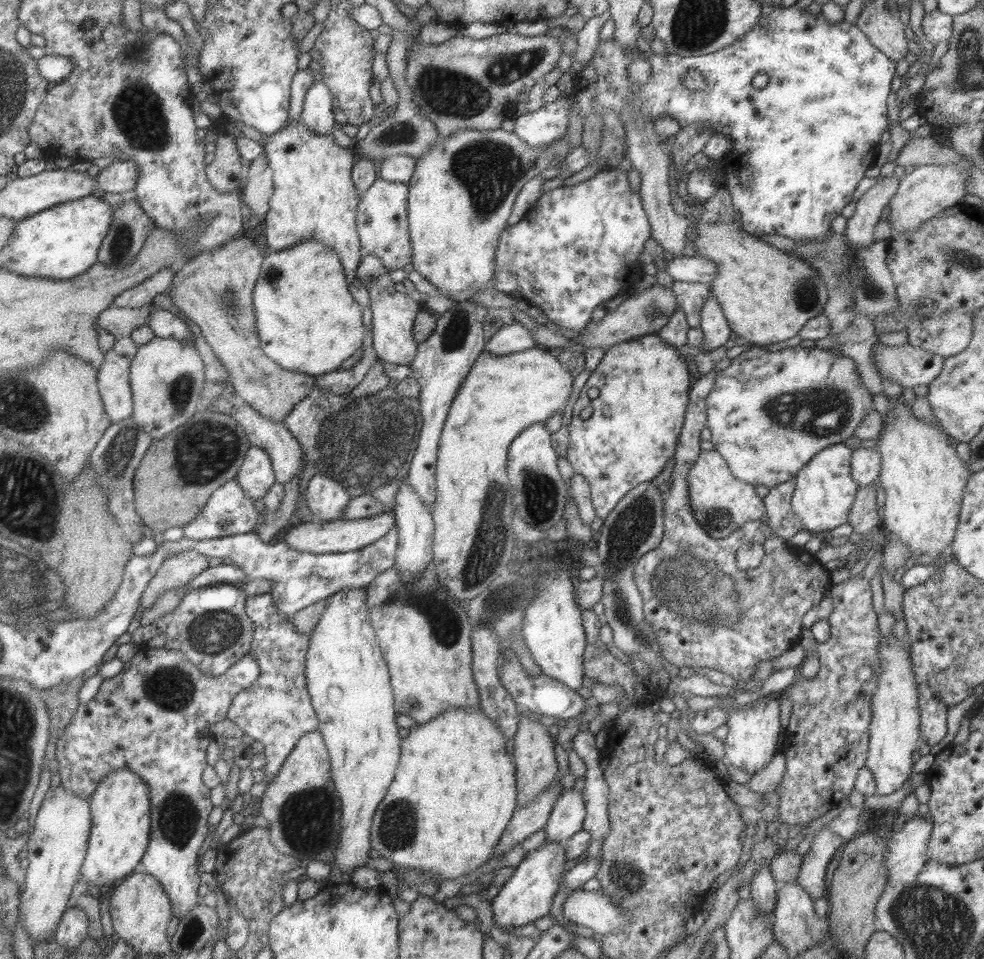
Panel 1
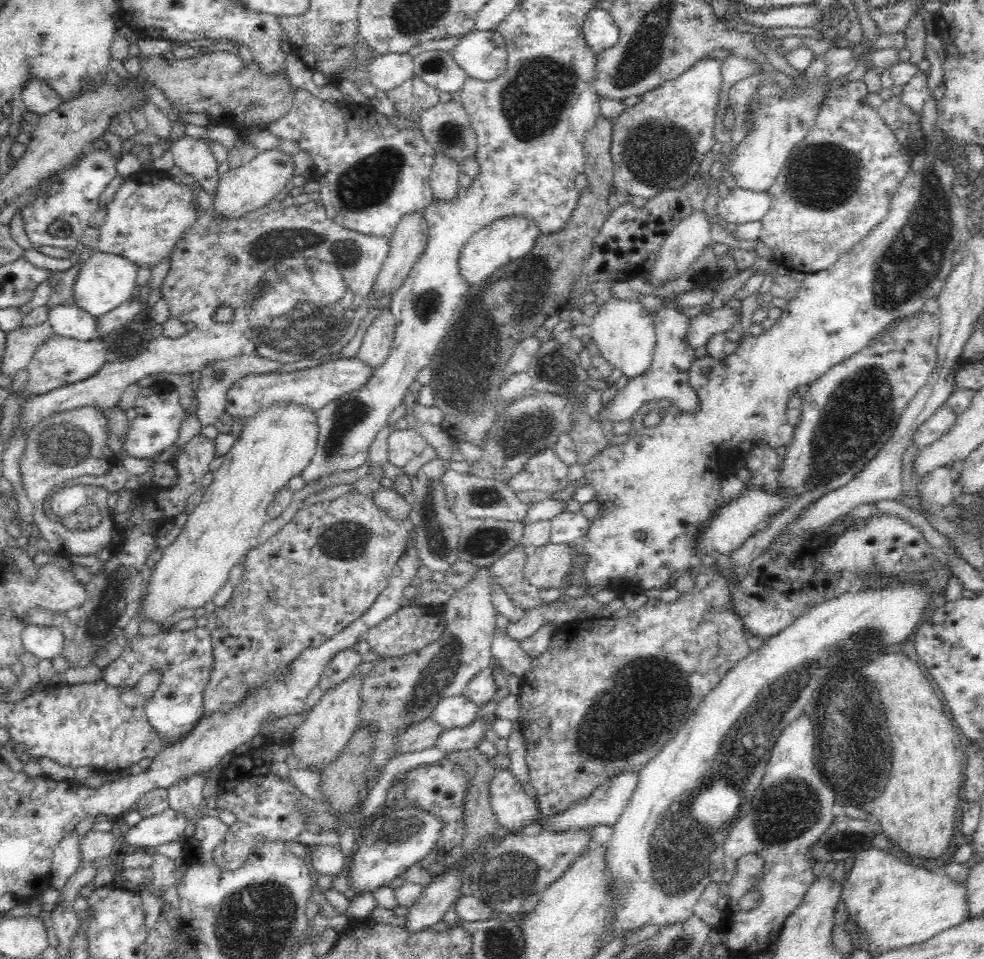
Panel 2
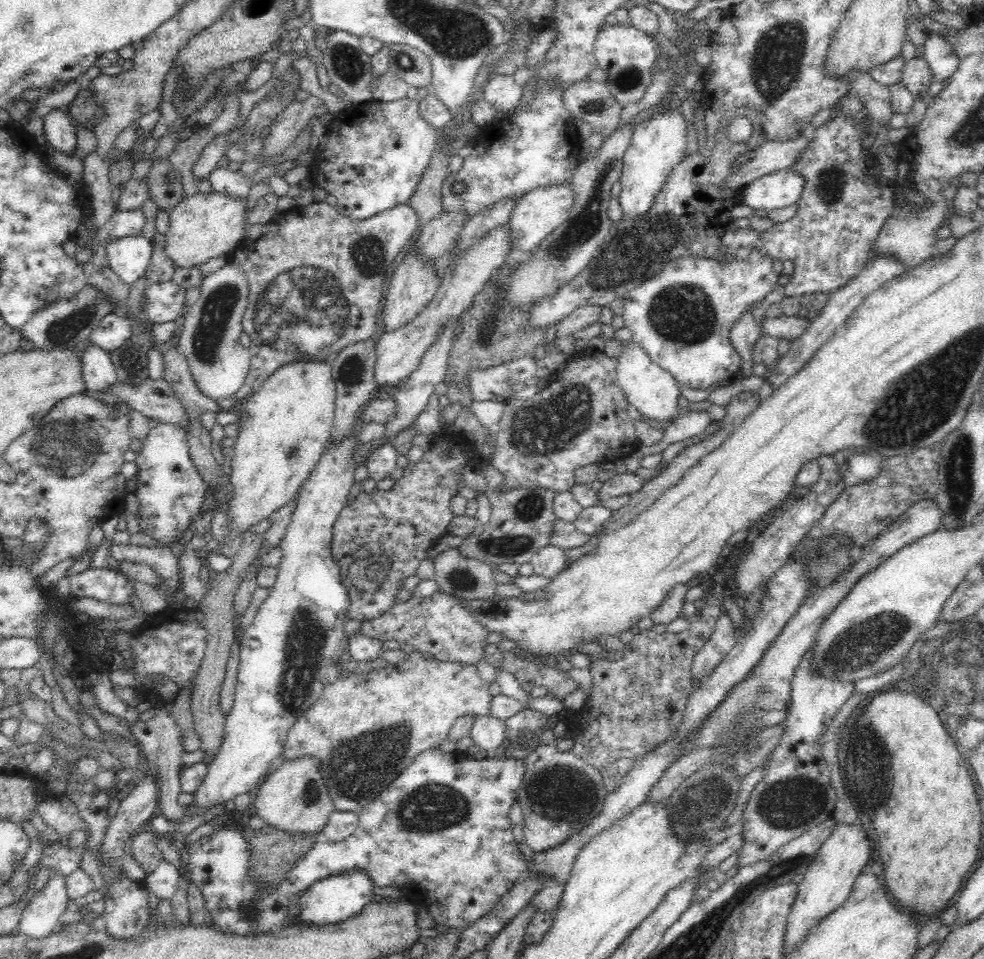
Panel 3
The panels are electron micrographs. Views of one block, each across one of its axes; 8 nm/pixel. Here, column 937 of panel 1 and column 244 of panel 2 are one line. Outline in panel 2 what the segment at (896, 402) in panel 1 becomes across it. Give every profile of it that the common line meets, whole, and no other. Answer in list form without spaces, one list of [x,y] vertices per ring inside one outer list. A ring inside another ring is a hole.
[[[276,404],[258,412],[246,420],[243,431],[236,441],[231,441],[227,458],[214,472],[200,504],[188,514],[187,520],[176,538],[163,550],[162,558],[151,568],[150,580],[141,596],[137,614],[142,621],[162,626],[175,612],[182,609],[197,609],[213,601],[216,594],[226,585],[232,568],[242,562],[245,553],[258,545],[257,536],[268,520],[267,508],[275,492],[288,484],[288,480],[301,474],[317,449],[319,426],[317,414],[298,404]]]

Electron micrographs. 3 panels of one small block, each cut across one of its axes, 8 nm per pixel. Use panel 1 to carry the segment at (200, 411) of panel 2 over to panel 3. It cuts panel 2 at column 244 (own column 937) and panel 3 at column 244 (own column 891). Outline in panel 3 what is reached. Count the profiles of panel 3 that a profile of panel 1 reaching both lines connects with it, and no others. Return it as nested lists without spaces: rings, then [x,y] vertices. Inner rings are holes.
[[[235,264],[204,276],[200,297],[187,313],[182,334],[176,344],[186,357],[187,364],[198,390],[216,401],[230,398],[245,382],[251,366],[249,347],[244,347],[238,337],[242,334],[241,322],[247,309],[247,282]]]

